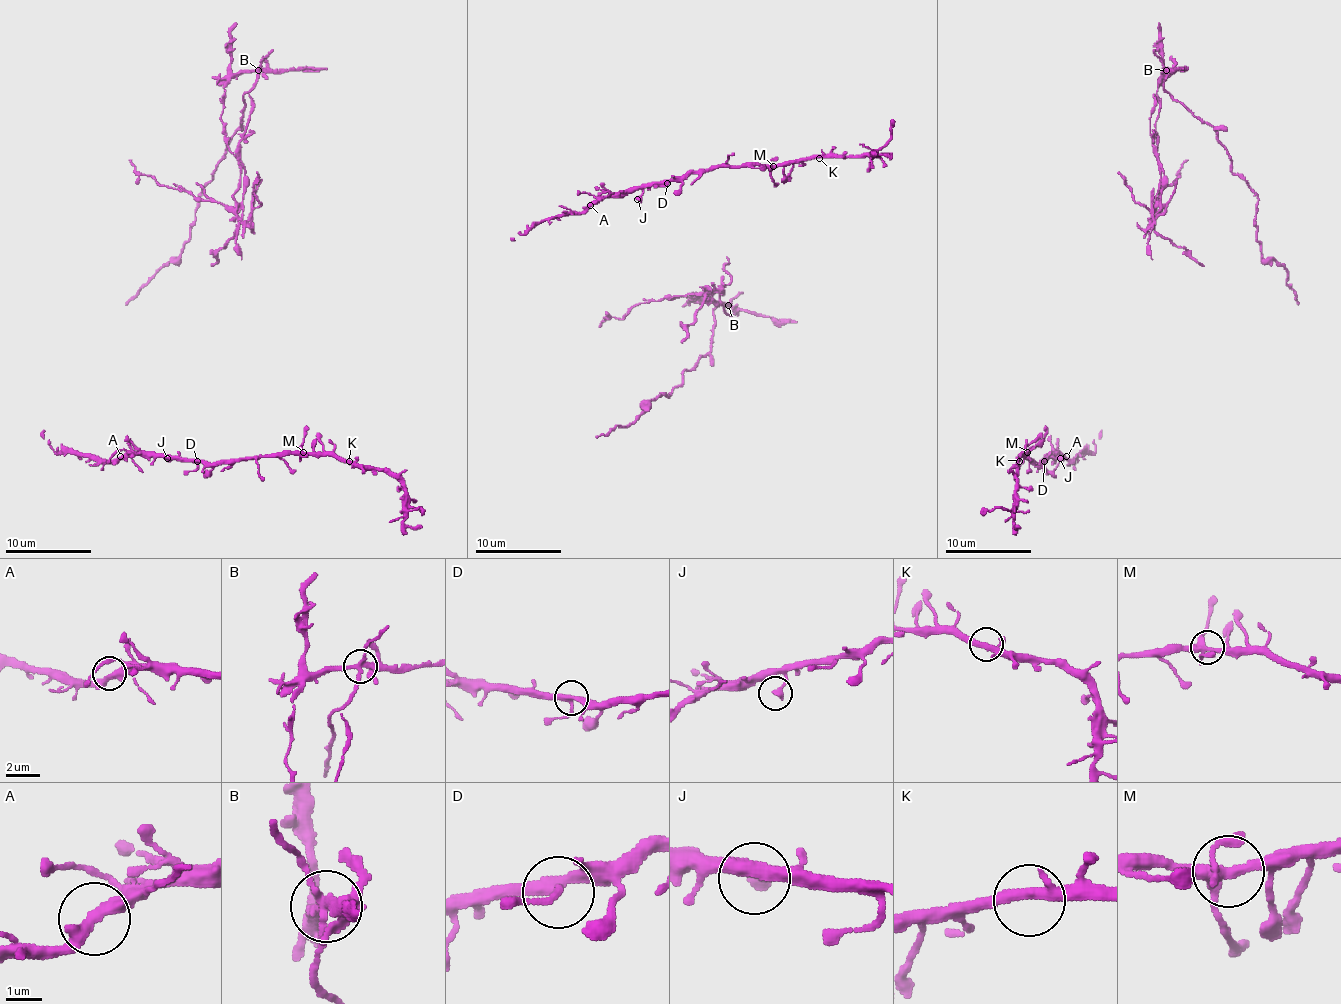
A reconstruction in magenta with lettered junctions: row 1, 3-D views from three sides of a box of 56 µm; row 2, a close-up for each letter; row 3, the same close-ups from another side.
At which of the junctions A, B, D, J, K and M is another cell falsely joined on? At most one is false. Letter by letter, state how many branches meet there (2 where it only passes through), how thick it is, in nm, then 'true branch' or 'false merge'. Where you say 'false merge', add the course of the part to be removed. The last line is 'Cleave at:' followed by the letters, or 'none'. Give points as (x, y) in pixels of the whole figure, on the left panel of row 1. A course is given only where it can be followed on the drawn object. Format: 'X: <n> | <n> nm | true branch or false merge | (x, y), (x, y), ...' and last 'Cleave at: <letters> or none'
A: 2 | 360 nm | true branch
B: 4 | 280 nm | false merge | (258, 69), (238, 72), (225, 87), (225, 145), (241, 169), (232, 206), (197, 201), (141, 175), (128, 160)
D: 3 | 280 nm | true branch
J: 1 | 400 nm | true branch
K: 4 | 280 nm | true branch
M: 4 | 300 nm | true branch
Cleave at: B

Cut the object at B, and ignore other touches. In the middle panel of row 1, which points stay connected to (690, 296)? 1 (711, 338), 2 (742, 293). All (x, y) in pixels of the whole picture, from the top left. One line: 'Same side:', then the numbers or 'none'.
Same side: none

